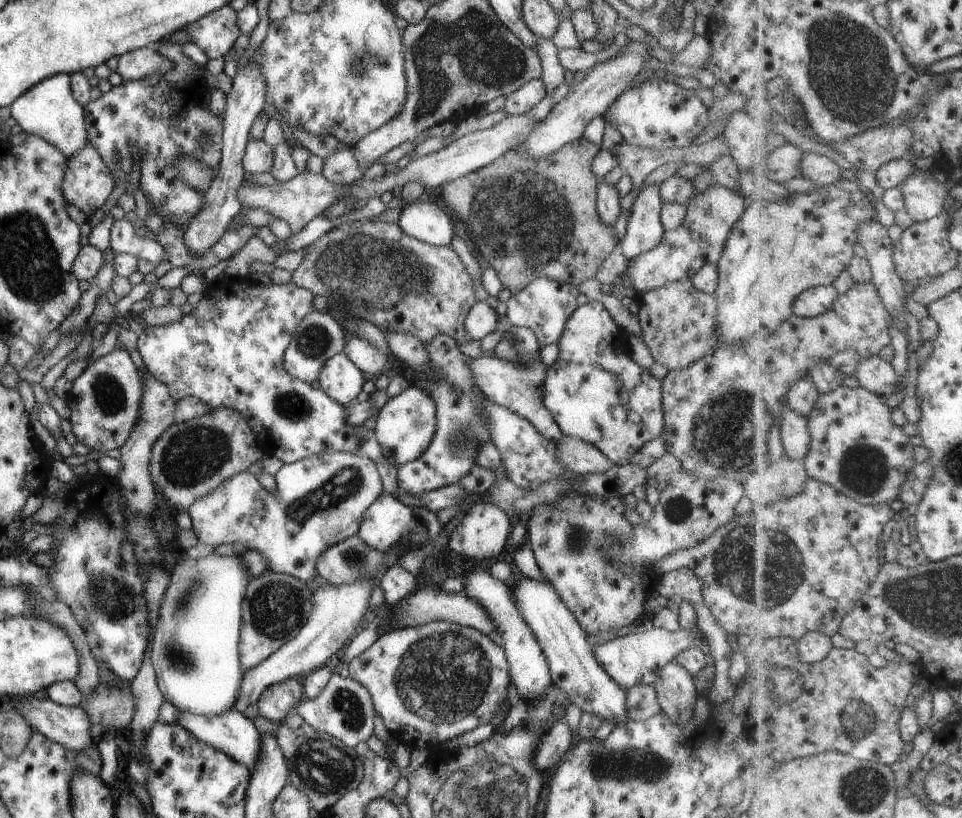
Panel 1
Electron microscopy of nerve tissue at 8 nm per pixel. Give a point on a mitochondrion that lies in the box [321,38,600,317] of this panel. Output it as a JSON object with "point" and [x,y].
{"point":[522,218]}

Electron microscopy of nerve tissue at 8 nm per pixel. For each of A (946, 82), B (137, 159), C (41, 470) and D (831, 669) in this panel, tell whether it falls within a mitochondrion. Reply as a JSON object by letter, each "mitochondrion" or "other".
{"A":"other","B":"other","C":"other","D":"other"}

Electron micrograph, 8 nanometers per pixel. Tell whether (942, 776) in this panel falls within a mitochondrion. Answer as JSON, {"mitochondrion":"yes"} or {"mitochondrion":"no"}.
{"mitochondrion":"no"}

